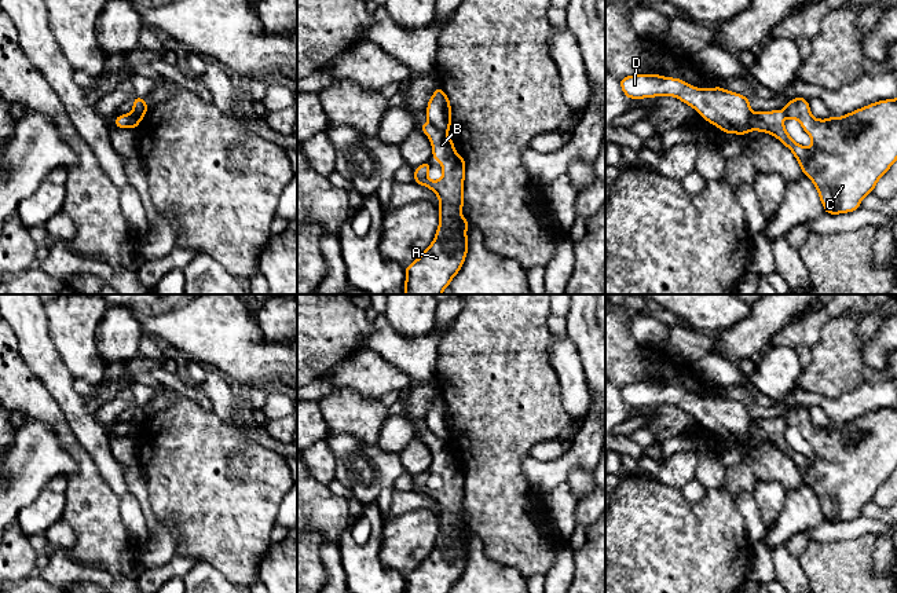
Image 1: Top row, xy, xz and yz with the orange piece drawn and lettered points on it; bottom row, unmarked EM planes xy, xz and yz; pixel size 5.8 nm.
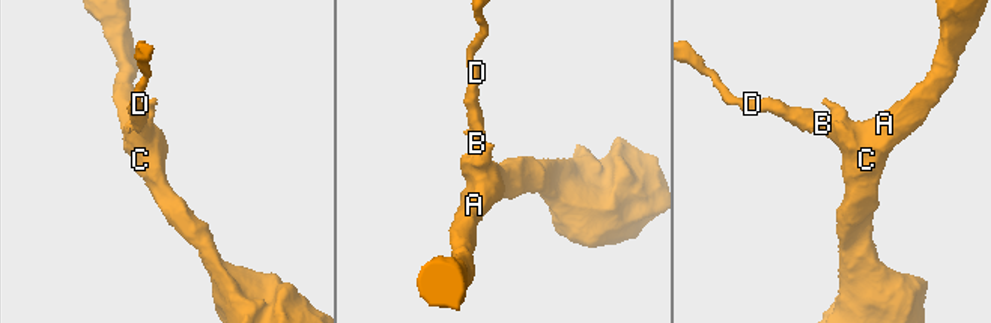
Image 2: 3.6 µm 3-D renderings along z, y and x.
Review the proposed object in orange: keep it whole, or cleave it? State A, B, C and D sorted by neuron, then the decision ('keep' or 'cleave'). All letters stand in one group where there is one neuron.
A B C / D | cleave

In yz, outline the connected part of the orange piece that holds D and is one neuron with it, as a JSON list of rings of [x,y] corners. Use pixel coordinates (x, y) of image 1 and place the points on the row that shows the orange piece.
[[[633,74],[619,80],[627,99],[674,96],[693,107],[707,122],[726,135],[744,136],[751,131],[750,99],[722,87],[696,88],[681,78],[660,74]]]

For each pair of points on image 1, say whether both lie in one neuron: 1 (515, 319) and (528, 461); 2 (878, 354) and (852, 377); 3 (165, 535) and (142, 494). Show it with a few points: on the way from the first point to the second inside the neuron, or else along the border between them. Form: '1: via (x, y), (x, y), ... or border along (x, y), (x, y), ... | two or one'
1: border along (527, 454), (522, 460), (522, 472), (533, 487) | two
2: border along (856, 333), (861, 343), (861, 357), (866, 365) | two
3: via (156, 526), (145, 504) | one

